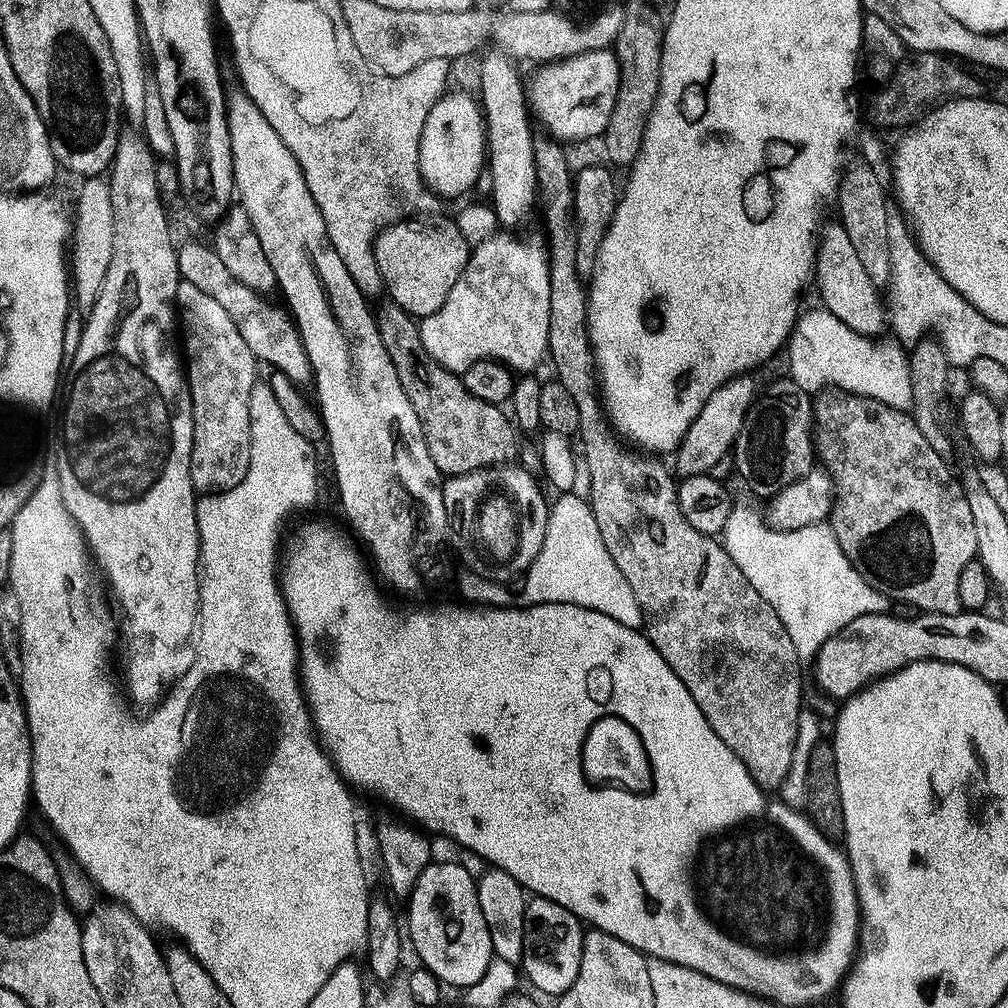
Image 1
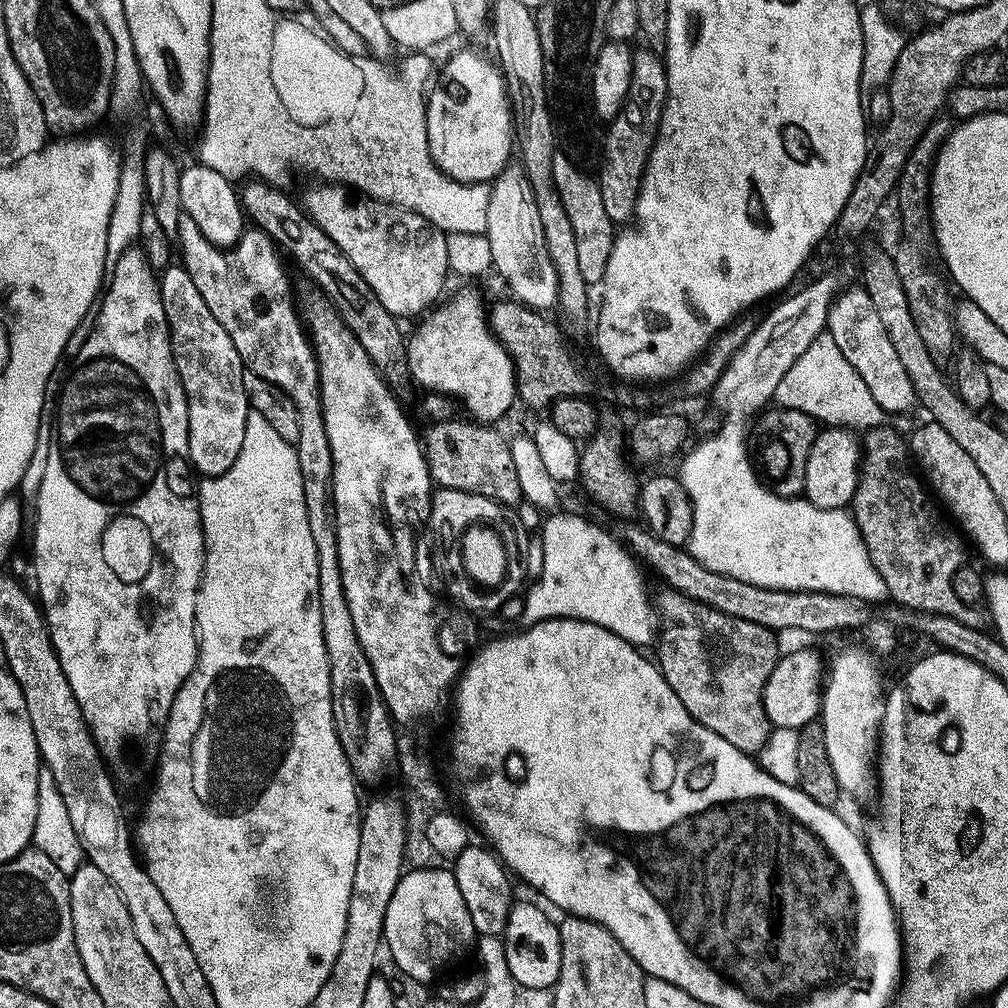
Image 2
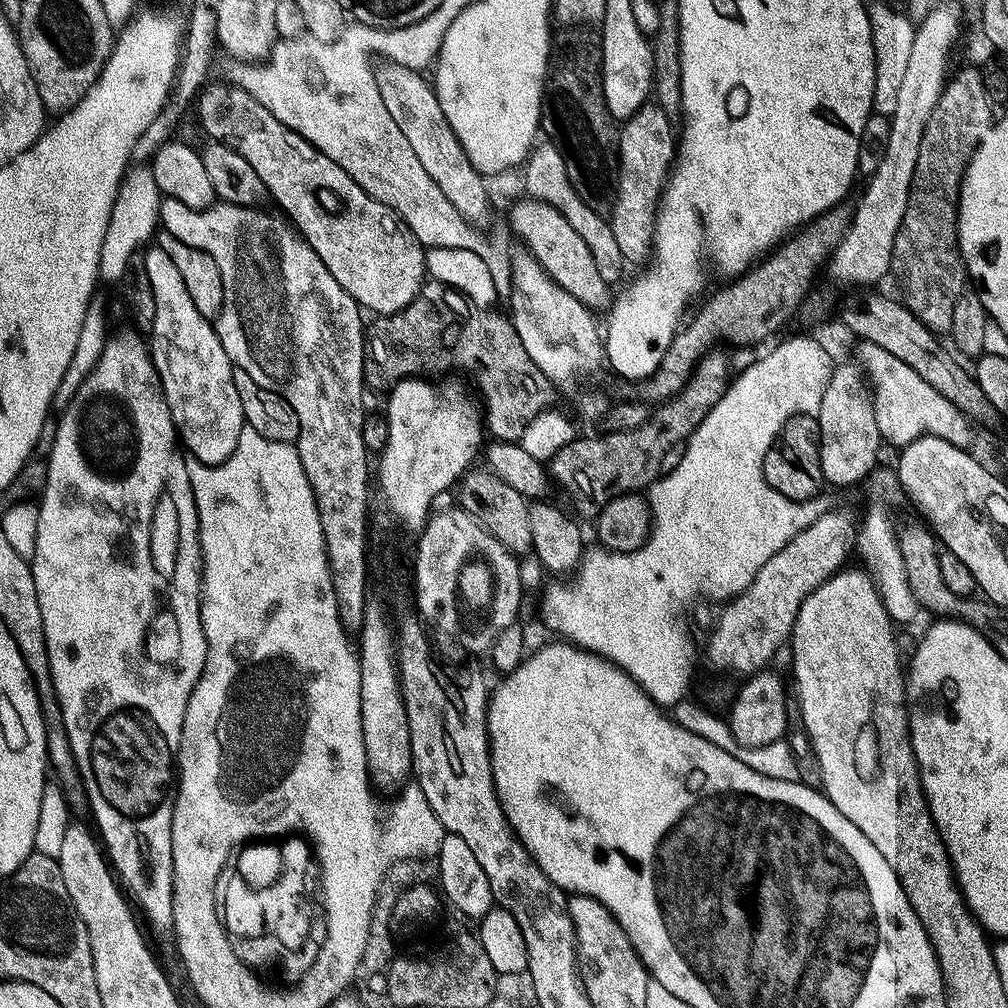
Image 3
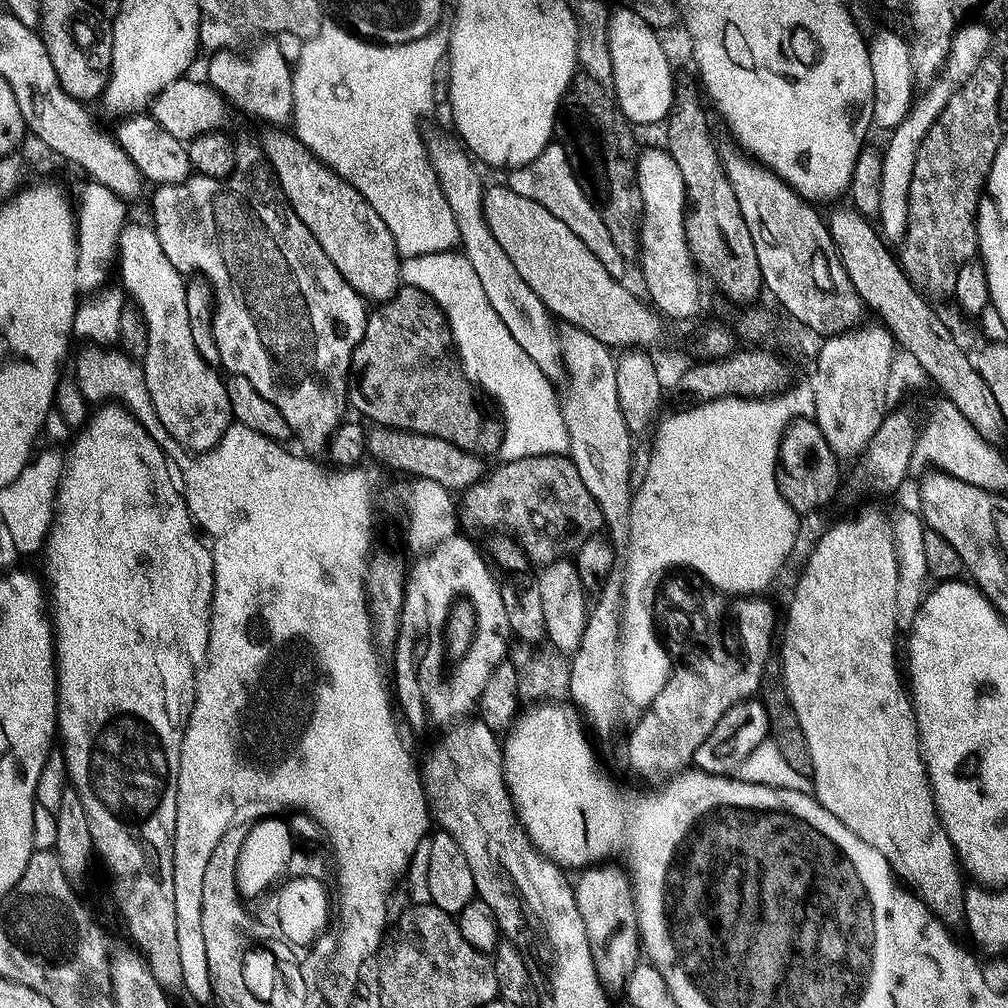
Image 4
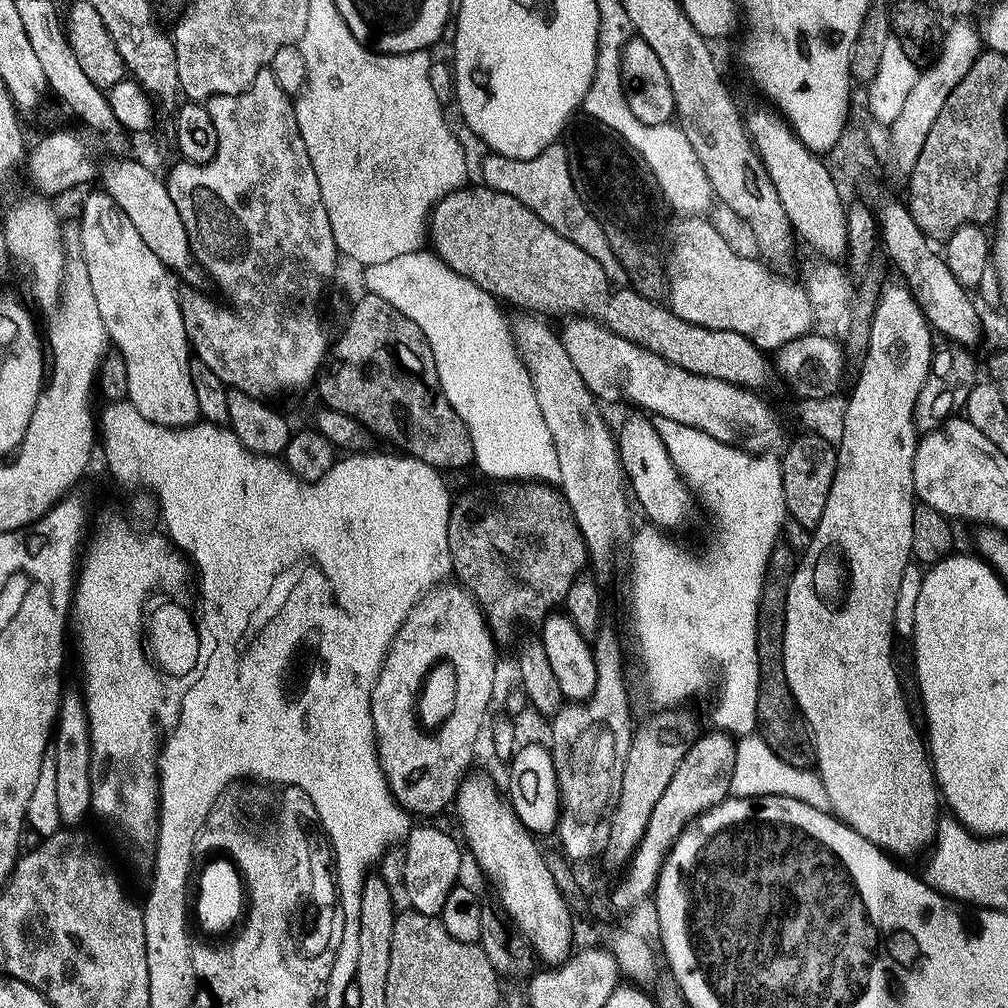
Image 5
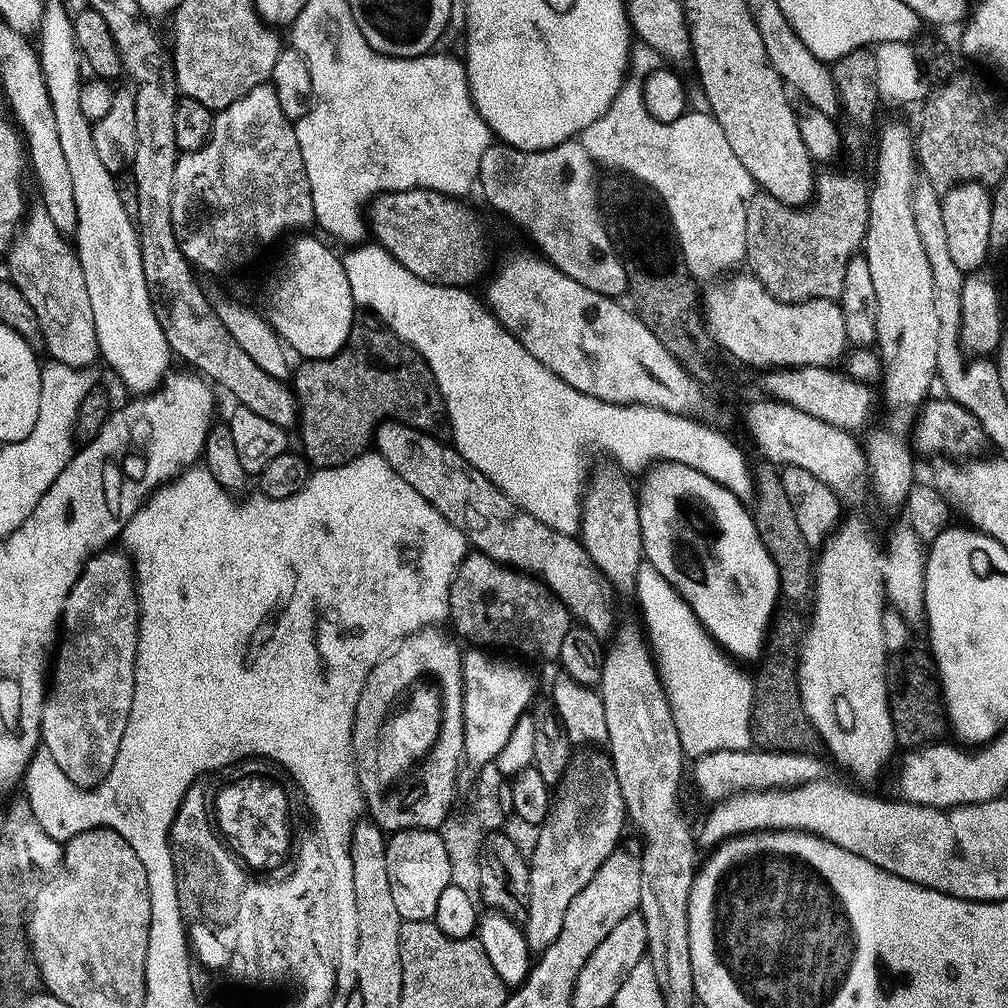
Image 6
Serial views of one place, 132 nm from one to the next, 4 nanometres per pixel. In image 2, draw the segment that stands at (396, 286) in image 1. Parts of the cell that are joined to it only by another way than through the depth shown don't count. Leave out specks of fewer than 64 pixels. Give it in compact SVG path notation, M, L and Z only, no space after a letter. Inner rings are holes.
M316 182L313 188L306 189L302 207L316 225L336 243L338 250L342 250L342 254L346 254L350 262L354 262L354 270L358 270L358 274L366 278L366 286L370 286L370 290L378 294L378 302L382 302L382 306L386 306L386 310L390 310L392 316L419 317L427 313L441 299L440 291L443 290L448 276L450 277L446 235L434 227L426 217L419 216L411 208L387 204L384 200L375 200L373 196L357 194L345 185L331 182Z

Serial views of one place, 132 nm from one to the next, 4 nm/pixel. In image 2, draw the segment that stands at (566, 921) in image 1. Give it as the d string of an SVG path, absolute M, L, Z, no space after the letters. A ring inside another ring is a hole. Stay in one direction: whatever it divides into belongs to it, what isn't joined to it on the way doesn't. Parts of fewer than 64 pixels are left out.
M517 899L512 905L502 933L507 965L517 985L523 988L549 988L562 970L562 942L557 921L528 900Z

